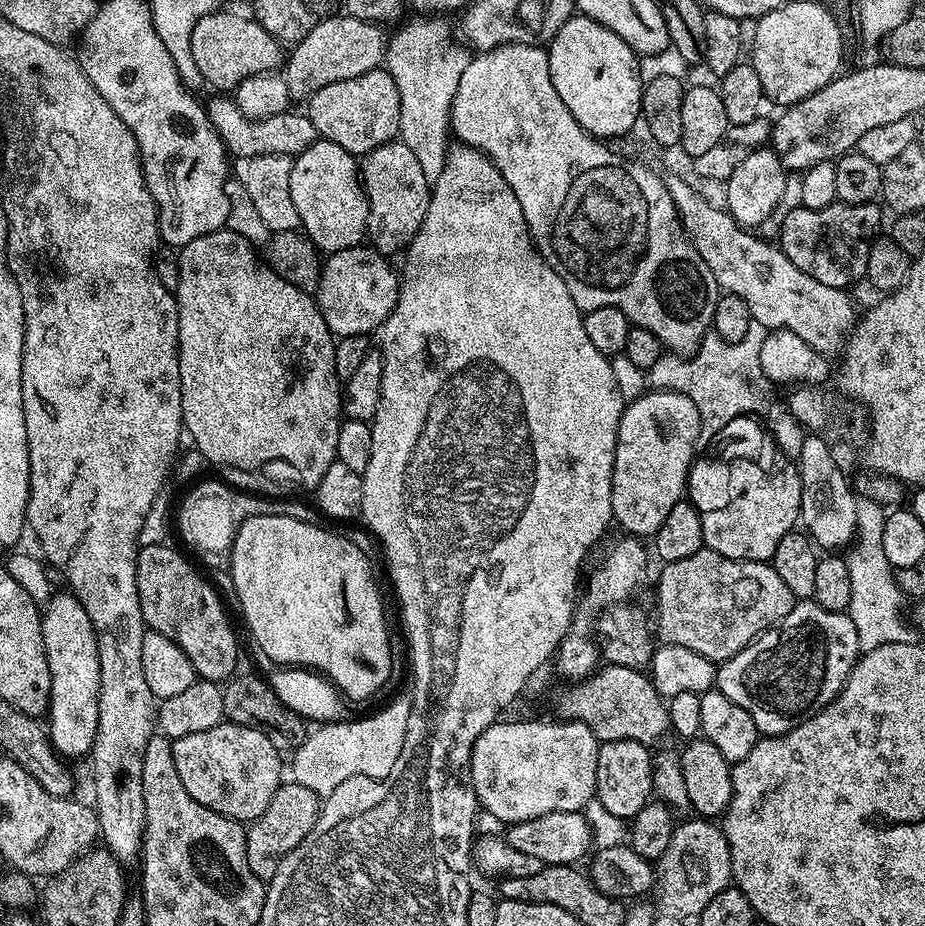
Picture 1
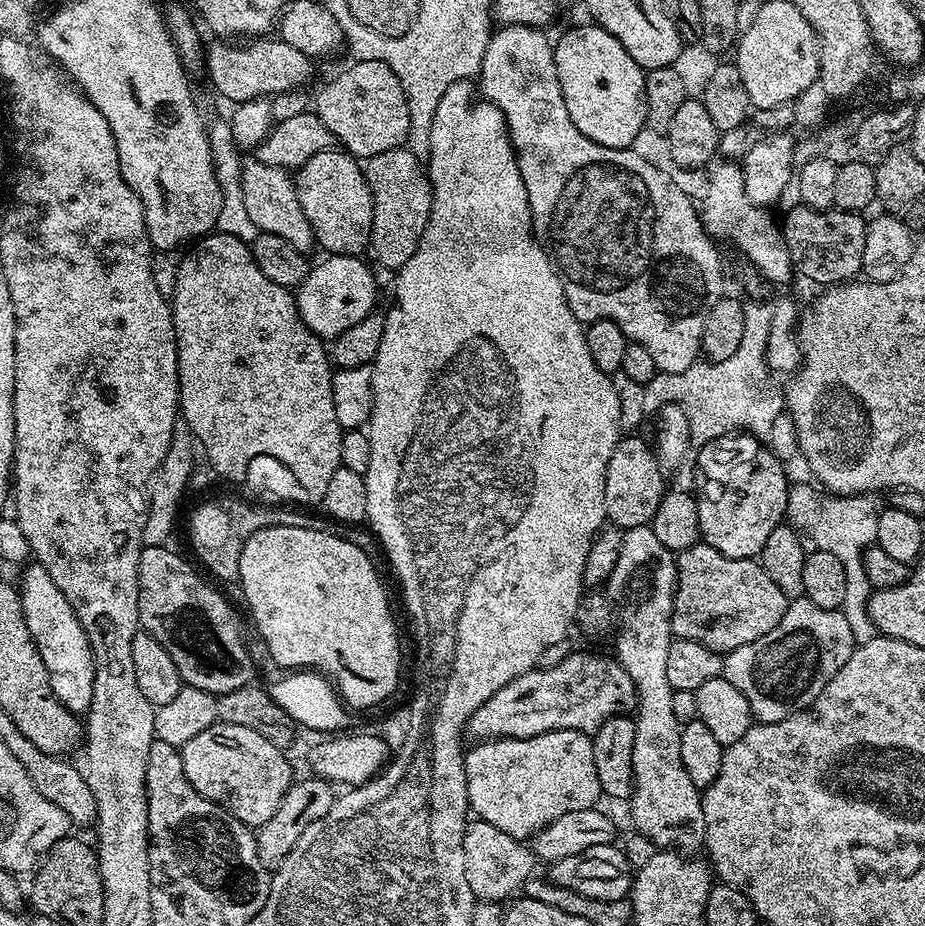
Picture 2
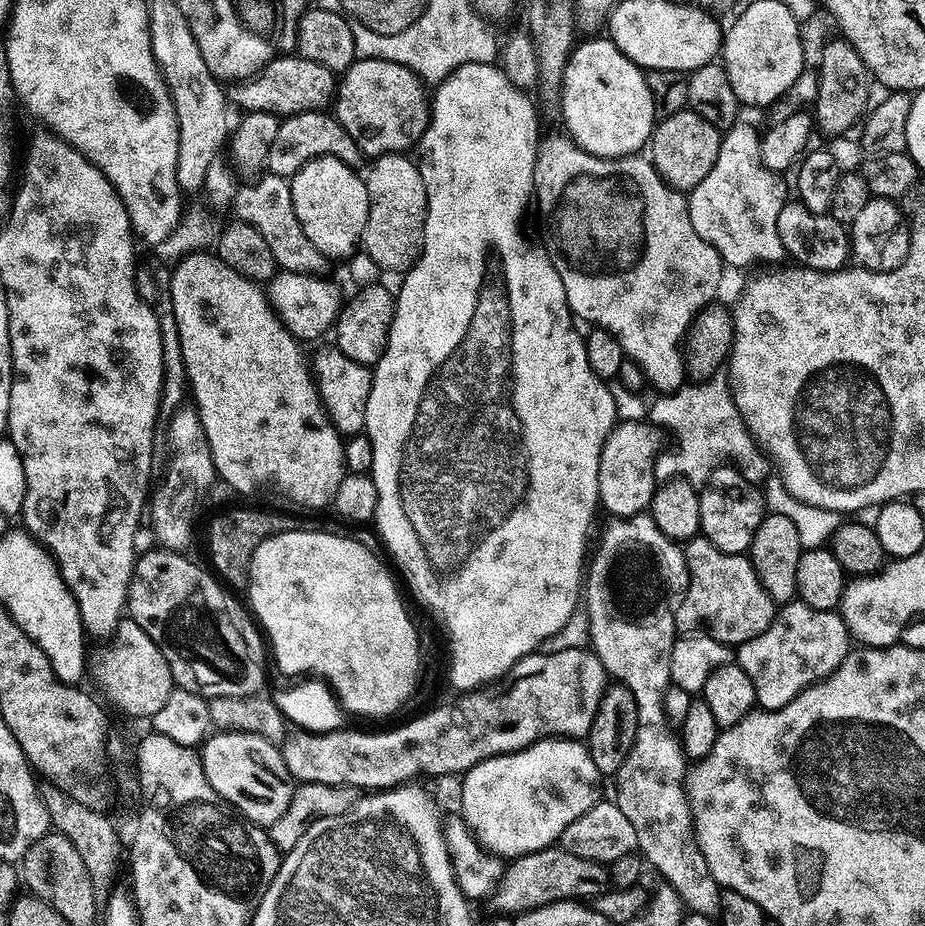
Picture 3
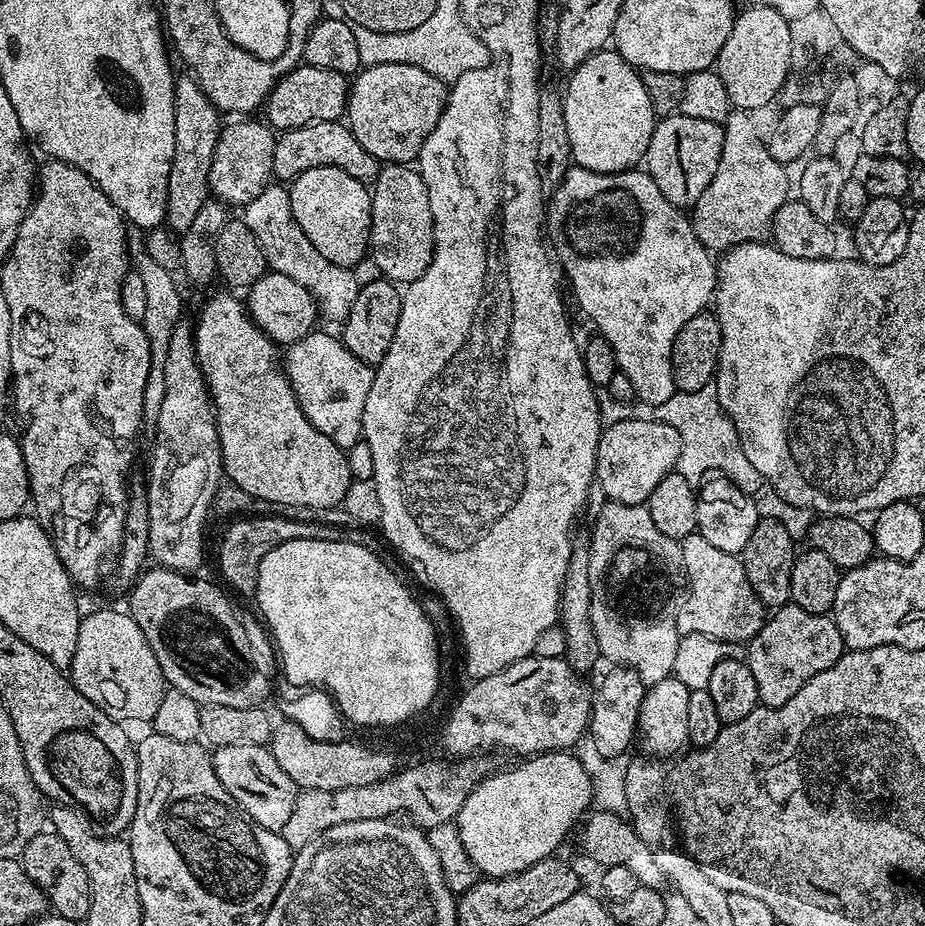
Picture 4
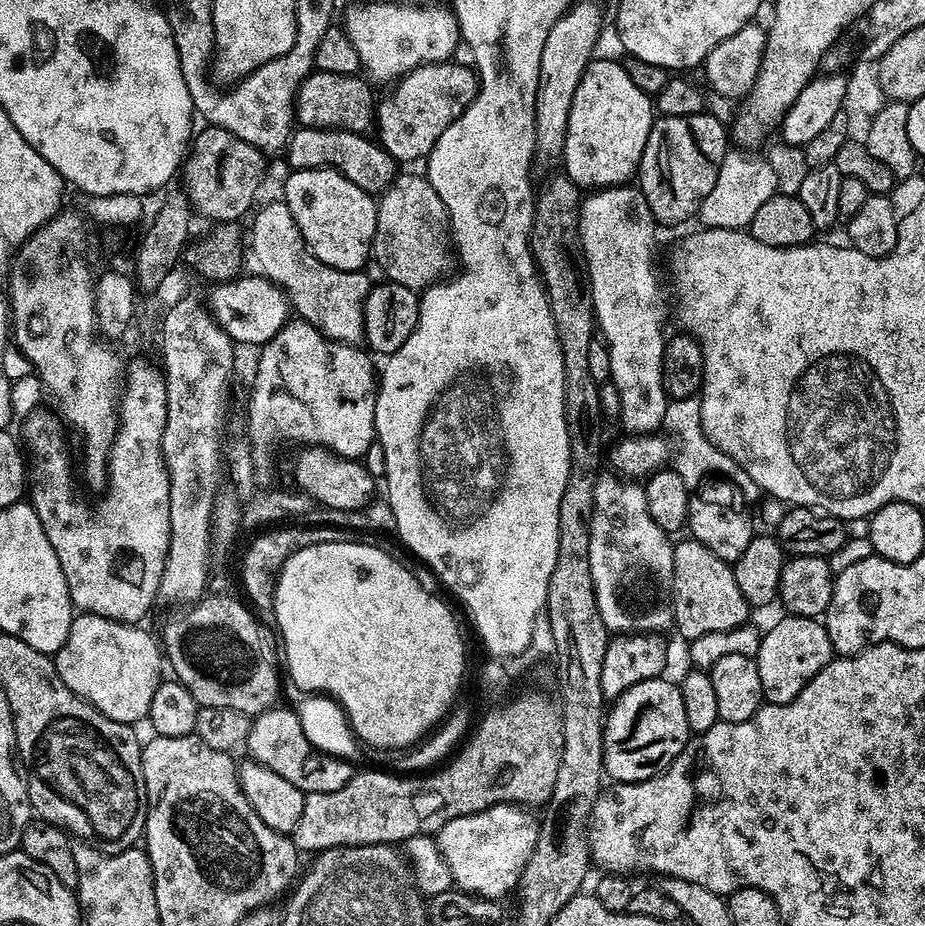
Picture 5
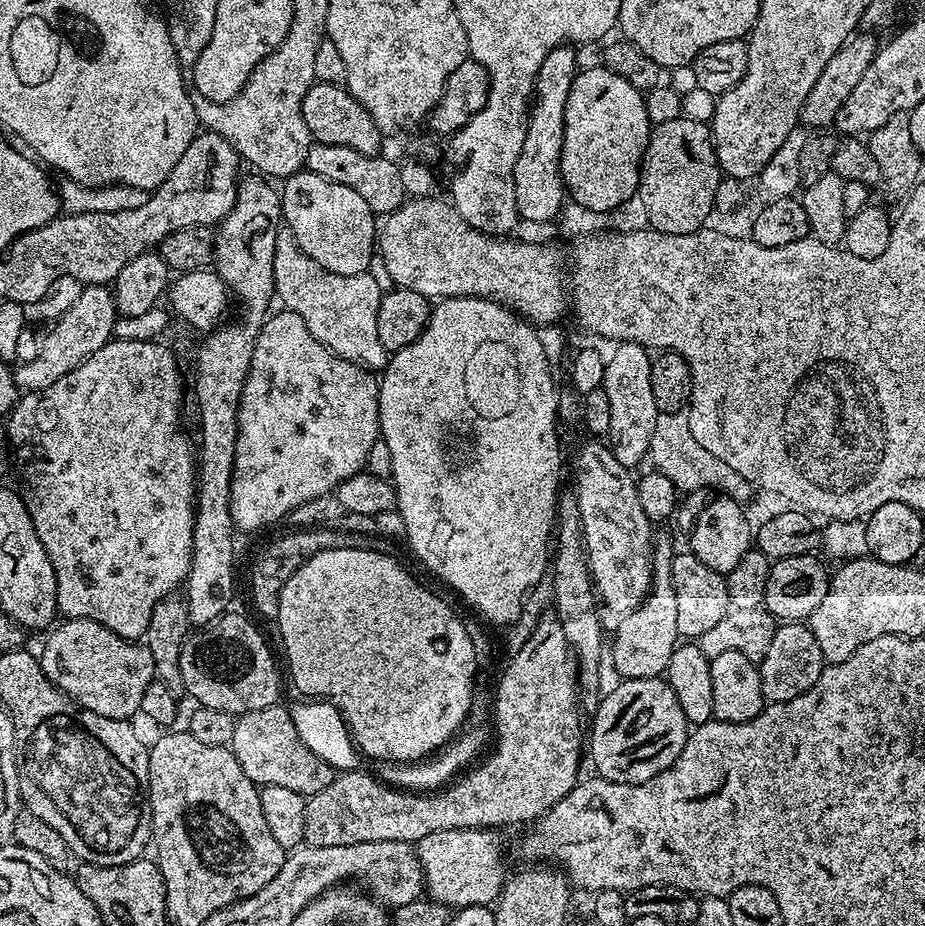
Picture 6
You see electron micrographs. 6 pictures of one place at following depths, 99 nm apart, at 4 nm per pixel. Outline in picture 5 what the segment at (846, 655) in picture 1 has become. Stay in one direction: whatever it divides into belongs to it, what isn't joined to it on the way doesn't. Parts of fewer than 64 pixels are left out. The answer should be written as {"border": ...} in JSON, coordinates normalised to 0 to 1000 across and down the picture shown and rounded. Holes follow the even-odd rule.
{"border":[[[876,665],[846,666],[831,683],[822,688],[822,701],[815,710],[819,719],[819,732],[824,732],[826,755],[831,760],[854,758],[901,712],[899,694],[890,673]]]}

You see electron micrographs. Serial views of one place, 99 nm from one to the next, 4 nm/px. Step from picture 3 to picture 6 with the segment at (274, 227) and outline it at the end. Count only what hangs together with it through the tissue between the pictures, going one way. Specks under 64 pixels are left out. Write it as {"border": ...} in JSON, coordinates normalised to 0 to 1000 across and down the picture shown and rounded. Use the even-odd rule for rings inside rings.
{"border":[[[304,248],[296,266],[296,309],[297,323],[302,327],[304,324],[310,336],[322,339],[322,343],[331,348],[331,356],[361,382],[399,400],[413,400],[418,395],[422,381],[413,374],[413,365],[409,365],[409,330],[413,316],[397,293],[382,298],[354,294],[324,269],[315,251]]]}

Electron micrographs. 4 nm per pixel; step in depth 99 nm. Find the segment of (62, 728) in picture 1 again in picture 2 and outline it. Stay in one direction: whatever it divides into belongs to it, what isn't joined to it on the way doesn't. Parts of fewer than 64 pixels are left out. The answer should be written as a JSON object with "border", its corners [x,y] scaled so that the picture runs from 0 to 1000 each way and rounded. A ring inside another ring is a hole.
{"border":[[[35,607],[26,616],[26,623],[19,626],[24,663],[28,667],[28,680],[32,680],[37,698],[41,698],[41,706],[45,706],[45,715],[50,715],[54,741],[71,767],[94,770],[102,754],[102,711],[93,680],[89,680],[84,663],[80,663],[76,650],[71,650],[71,641],[58,633],[58,624],[50,620],[45,610]]]}

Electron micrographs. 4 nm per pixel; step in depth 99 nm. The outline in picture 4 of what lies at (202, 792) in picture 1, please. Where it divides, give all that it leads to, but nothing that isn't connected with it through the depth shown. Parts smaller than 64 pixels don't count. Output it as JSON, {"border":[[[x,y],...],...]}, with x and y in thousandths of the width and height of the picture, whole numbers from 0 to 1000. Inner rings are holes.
{"border":[[[286,805],[240,806],[229,812],[229,826],[236,836],[236,844],[244,849],[249,862],[275,888],[288,892],[294,898],[303,898],[318,876],[322,854],[320,847],[309,837],[309,832],[296,823],[296,814]]]}

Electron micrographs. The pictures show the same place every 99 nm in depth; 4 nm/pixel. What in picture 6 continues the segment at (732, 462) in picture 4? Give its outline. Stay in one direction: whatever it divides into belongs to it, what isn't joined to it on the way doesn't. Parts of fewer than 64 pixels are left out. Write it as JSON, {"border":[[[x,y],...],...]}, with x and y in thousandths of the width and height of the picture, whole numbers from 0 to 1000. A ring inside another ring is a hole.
{"border":[[[741,444],[710,446],[707,467],[704,469],[703,482],[698,494],[702,504],[718,512],[729,521],[732,530],[743,533],[754,531],[757,527],[777,529],[795,536],[801,542],[808,542],[815,535],[813,524],[808,523],[785,499],[774,497],[772,490],[763,490],[746,467],[744,448]]]}

